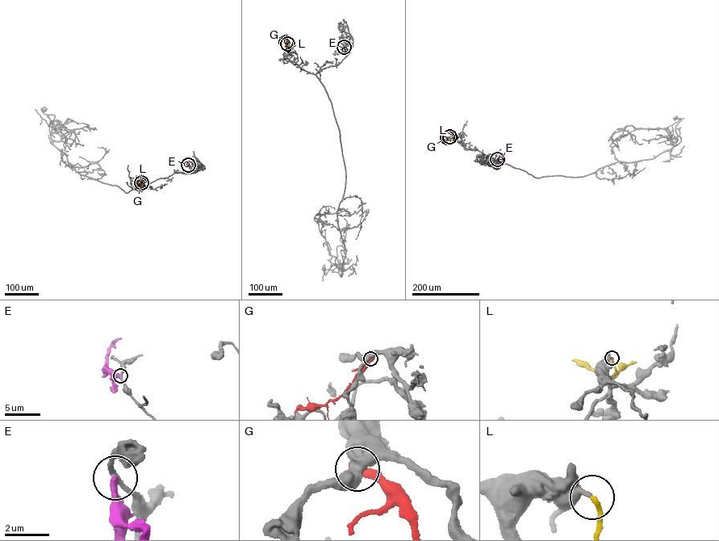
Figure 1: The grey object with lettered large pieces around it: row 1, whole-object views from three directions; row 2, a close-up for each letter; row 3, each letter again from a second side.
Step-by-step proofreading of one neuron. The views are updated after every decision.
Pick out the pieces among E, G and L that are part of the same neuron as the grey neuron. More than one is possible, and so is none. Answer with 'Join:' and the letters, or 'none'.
Join: none

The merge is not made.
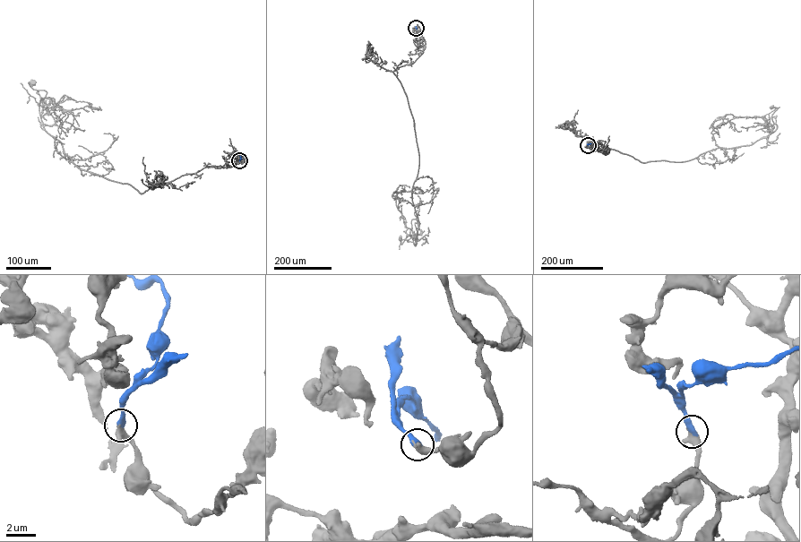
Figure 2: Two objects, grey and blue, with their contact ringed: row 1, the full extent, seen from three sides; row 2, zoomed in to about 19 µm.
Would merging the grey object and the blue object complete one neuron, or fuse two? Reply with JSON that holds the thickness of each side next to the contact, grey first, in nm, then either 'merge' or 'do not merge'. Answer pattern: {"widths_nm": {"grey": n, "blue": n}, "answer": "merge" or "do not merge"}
{"widths_nm": {"grey": 480, "blue": 460}, "answer": "merge"}

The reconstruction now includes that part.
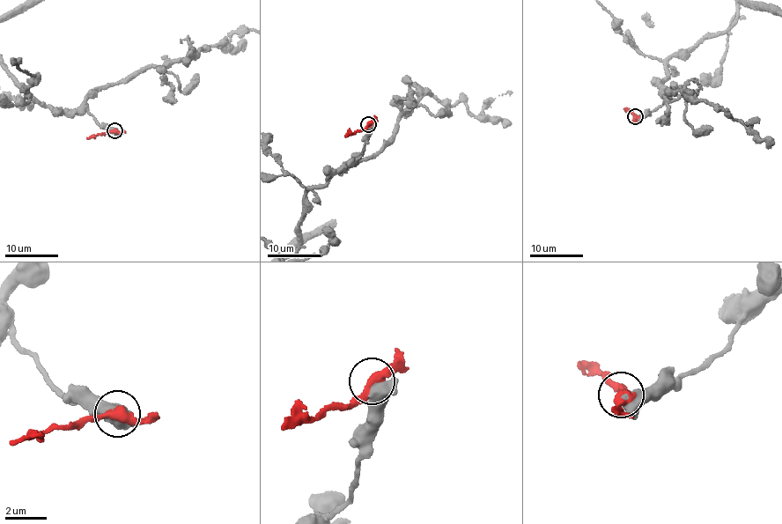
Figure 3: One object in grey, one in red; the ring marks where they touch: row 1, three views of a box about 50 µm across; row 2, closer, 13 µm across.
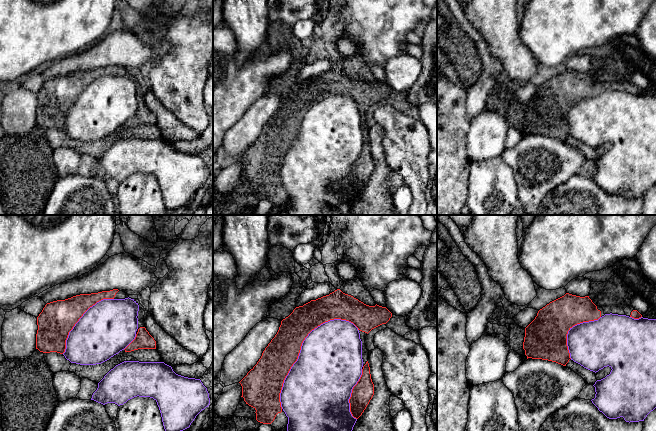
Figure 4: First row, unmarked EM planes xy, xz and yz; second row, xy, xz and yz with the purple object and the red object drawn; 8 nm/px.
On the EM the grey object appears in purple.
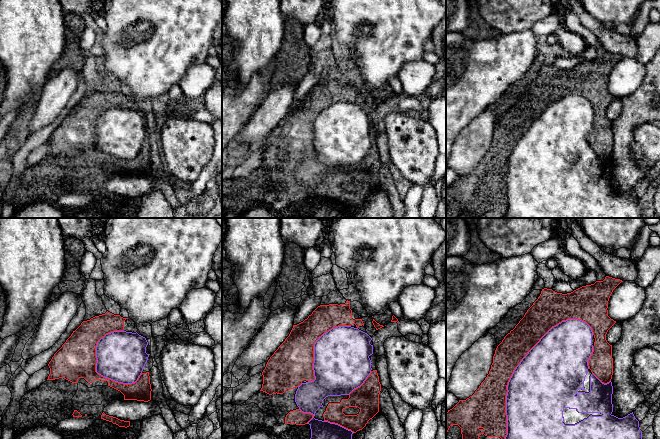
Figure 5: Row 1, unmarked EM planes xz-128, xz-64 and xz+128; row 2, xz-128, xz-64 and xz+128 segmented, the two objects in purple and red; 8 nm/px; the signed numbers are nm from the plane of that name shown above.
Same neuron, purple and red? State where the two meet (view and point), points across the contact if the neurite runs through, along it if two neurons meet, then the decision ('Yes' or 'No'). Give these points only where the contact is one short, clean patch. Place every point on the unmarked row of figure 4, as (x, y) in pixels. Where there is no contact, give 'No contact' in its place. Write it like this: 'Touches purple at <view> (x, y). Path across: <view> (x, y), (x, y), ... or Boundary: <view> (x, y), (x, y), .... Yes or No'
Touches purple at xz (301, 125). No

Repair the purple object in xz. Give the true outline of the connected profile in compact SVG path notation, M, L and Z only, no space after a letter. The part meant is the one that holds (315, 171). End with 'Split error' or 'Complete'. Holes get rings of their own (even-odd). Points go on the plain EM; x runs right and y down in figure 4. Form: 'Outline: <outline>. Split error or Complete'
Outline: M334 95L325 98L312 106L303 117L298 135L286 152L280 169L281 183L288 193L287 210L283 215L349 215L357 197L350 188L349 175L351 173L353 163L357 160L362 151L363 139L362 117L360 115L359 106L353 99L346 96Z. Complete

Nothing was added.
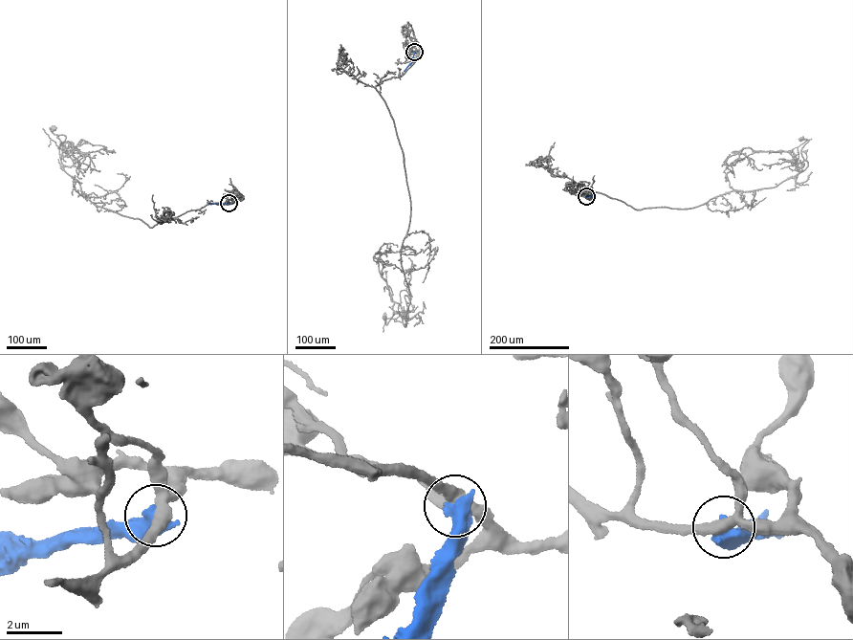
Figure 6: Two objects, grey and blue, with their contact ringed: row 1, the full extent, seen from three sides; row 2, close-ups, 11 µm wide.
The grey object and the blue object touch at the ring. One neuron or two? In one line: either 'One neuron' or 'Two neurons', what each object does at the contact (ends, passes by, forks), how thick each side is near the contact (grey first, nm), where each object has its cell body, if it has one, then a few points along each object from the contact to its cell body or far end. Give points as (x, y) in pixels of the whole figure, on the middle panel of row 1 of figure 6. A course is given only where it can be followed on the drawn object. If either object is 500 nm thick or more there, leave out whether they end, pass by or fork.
Two neurons. Thickness 360 nm (grey) against 700 nm. Soma of grey: (384, 317). Soma of blue: none. Course of grey: (414, 52), (402, 76), (375, 87), (410, 207), (406, 324), (399, 311), (384, 317). Course of blue: (414, 52), (412, 61), (404, 71)

